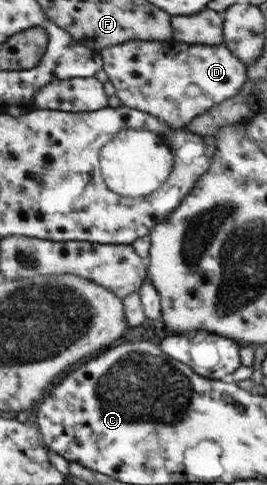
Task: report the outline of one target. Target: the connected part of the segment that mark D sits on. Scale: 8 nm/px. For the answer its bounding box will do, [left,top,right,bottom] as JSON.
[102,38,247,130]

